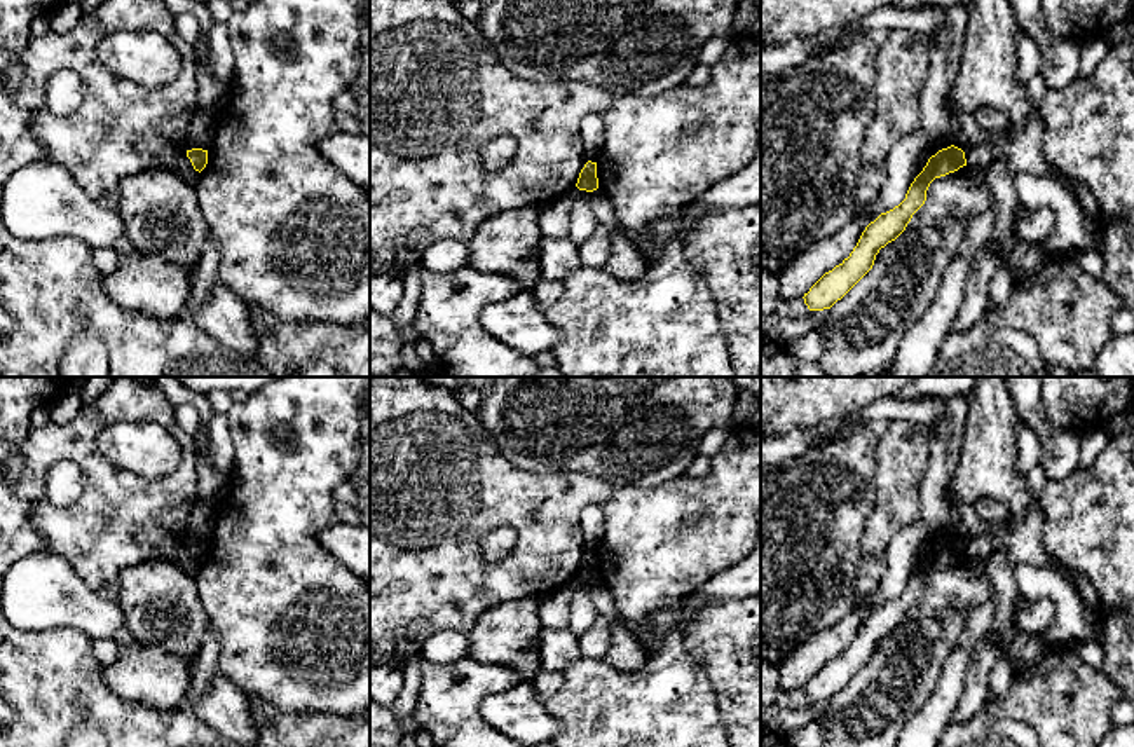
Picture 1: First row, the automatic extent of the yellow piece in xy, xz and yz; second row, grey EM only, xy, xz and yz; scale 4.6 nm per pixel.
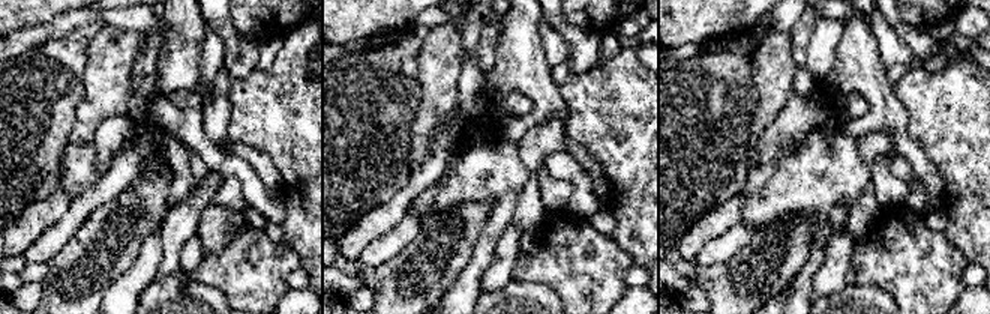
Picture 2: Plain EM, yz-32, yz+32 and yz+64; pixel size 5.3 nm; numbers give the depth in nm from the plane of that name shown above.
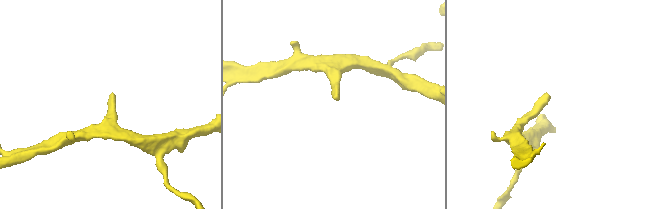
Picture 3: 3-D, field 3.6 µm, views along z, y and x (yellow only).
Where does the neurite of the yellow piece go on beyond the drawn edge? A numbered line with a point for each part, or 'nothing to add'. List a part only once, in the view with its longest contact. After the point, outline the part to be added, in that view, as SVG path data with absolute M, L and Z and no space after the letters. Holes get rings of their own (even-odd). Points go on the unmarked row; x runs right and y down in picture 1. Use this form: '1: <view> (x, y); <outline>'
nothing to add

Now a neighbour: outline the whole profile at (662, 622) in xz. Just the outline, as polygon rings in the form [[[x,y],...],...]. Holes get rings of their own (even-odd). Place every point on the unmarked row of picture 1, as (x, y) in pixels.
[[[684,600],[665,609],[656,609],[642,621],[652,628],[652,637],[649,641],[640,641],[647,654],[654,653],[663,637],[679,623],[682,602]]]

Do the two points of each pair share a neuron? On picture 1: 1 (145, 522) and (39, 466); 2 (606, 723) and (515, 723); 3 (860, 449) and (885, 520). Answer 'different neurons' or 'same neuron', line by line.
1: same neuron
2: different neurons
3: different neurons

